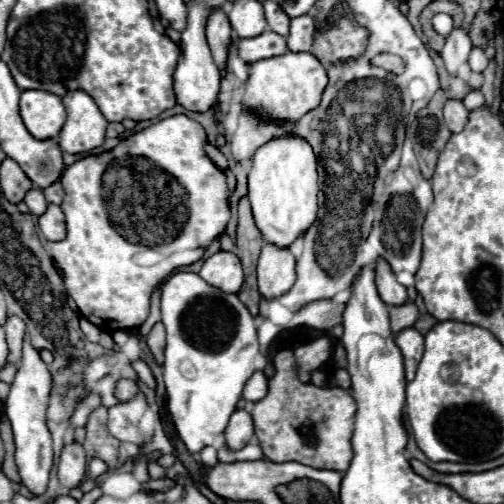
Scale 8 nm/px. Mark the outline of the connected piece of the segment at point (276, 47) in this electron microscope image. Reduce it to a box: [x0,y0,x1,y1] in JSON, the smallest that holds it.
[238,30,288,64]

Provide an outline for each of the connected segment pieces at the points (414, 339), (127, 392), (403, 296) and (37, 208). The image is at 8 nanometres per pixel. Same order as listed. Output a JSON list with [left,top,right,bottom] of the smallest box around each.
[[396,328,424,380],[114,380,138,402],[376,258,408,306],[24,188,48,216]]

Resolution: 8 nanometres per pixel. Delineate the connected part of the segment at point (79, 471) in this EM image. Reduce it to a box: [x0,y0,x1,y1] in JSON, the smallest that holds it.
[58,442,86,488]

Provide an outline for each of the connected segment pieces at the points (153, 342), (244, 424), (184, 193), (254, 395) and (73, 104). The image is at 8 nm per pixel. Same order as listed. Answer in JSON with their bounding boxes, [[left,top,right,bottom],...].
[[148,322,166,364],[224,410,254,450],[44,114,230,332],[244,370,268,402],[58,90,108,154]]

